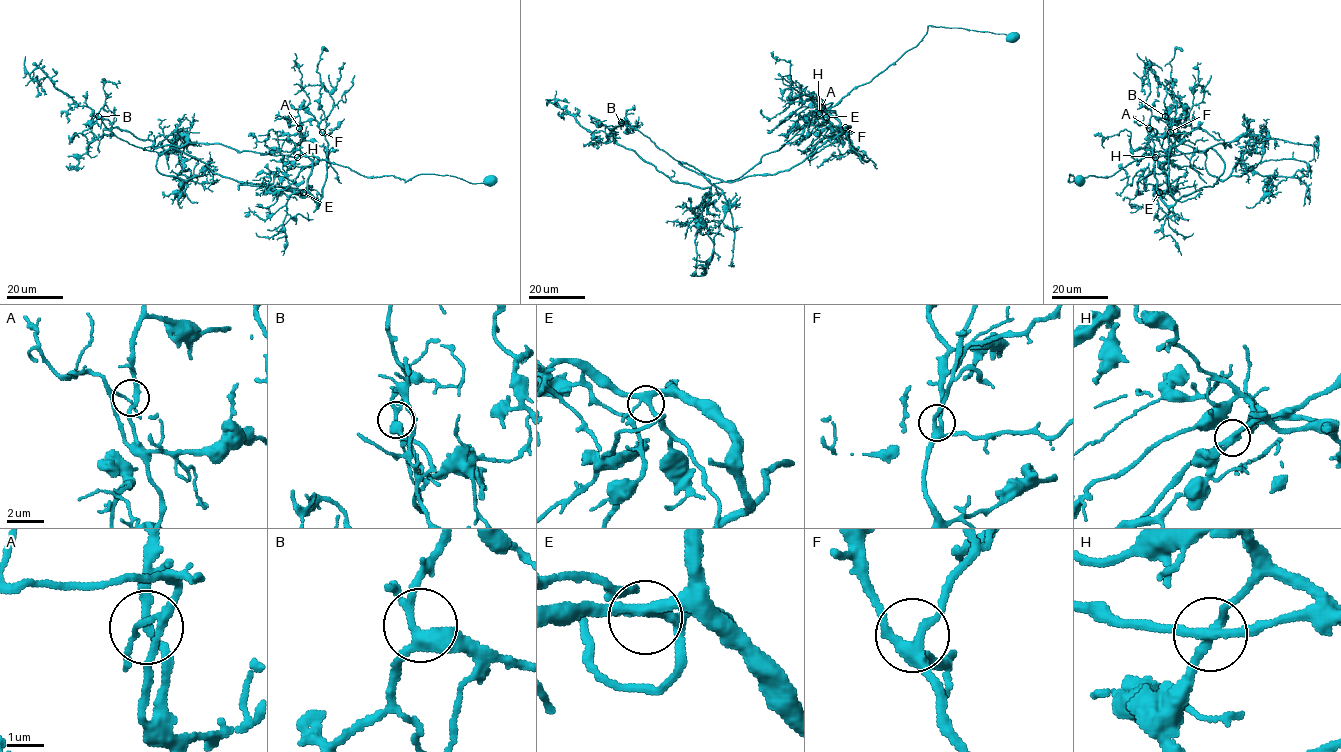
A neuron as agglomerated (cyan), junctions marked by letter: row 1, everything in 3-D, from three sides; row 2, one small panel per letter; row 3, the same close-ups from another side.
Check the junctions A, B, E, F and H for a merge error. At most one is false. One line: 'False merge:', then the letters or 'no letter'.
False merge: H

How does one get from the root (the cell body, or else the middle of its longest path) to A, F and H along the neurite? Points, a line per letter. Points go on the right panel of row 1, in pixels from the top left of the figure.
A: (1080, 182), (1069, 175), (1070, 182), (1089, 175), (1108, 177), (1151, 156), (1154, 142), (1149, 128)
F: (1080, 182), (1069, 175), (1070, 182), (1108, 177), (1151, 156), (1156, 189), (1176, 200), (1168, 184), (1170, 132)
H: (1080, 182), (1076, 183), (1069, 175), (1070, 182), (1089, 175), (1108, 177), (1135, 160), (1146, 156), (1156, 157)

